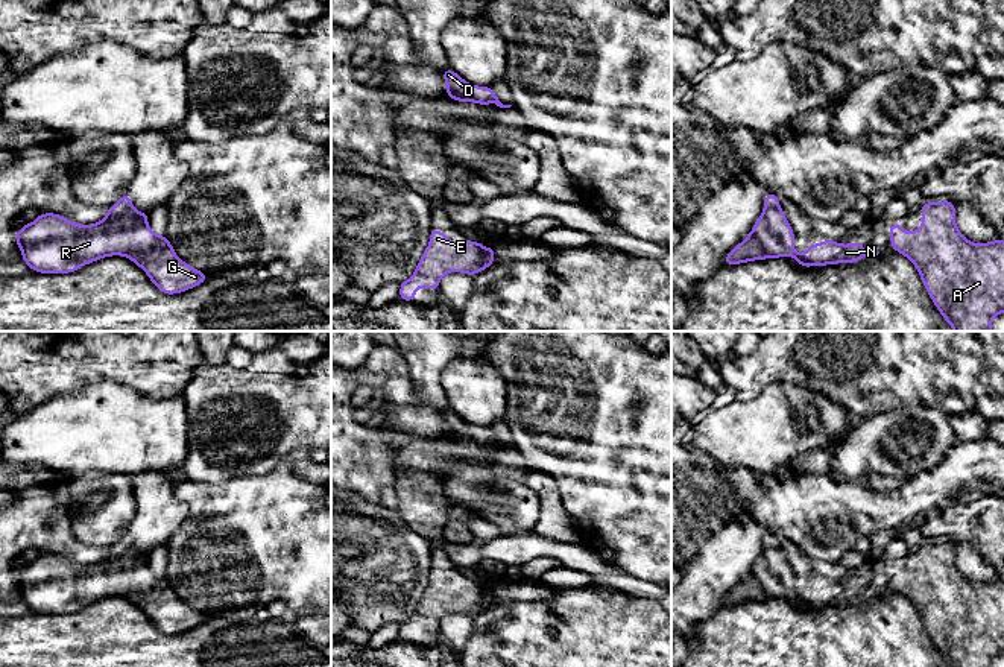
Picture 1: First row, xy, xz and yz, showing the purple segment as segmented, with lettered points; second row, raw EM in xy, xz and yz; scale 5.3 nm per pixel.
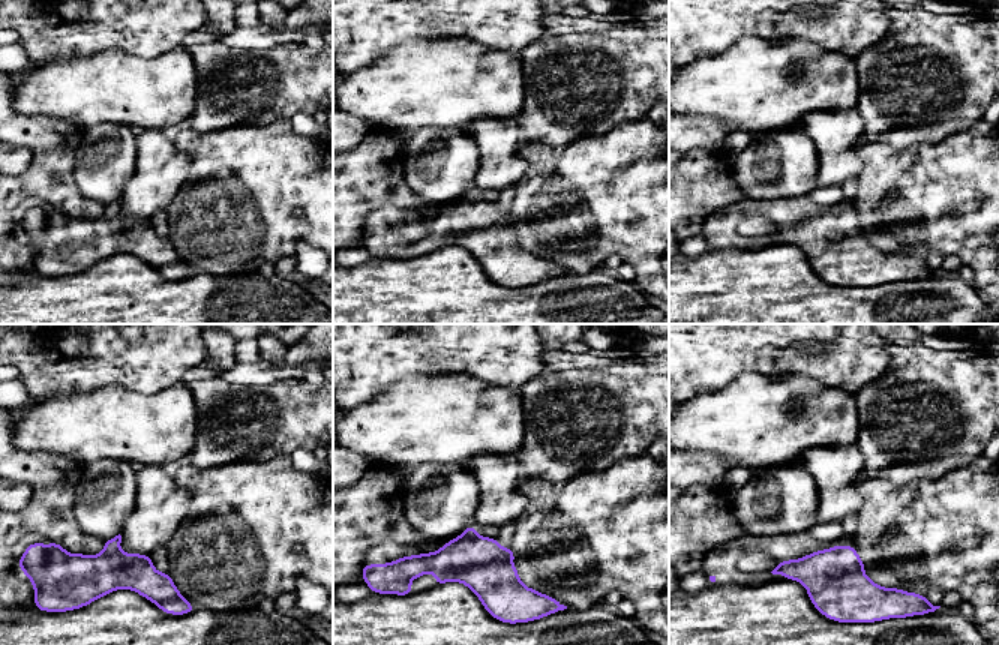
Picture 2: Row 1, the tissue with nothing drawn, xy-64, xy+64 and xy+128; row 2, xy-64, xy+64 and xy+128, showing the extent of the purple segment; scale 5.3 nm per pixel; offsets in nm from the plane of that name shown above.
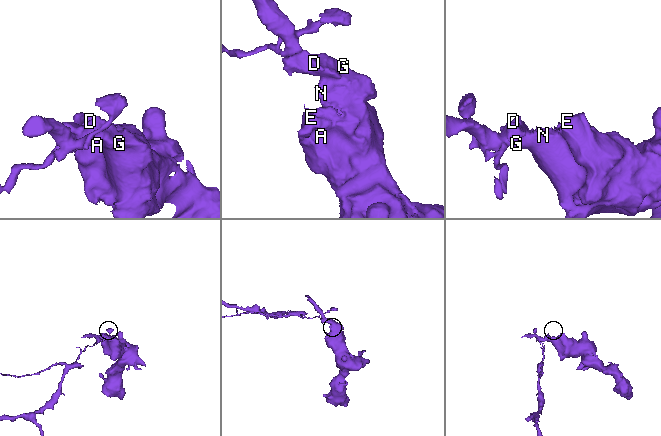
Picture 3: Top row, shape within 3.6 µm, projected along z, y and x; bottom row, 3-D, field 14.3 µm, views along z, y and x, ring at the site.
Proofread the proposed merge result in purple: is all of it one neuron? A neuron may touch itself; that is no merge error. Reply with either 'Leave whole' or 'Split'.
Split

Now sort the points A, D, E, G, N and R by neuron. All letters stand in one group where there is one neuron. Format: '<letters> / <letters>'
A E G N R / D

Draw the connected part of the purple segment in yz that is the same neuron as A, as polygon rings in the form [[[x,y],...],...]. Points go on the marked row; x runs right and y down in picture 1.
[[[952,201],[923,202],[920,208],[922,226],[917,231],[907,232],[892,222],[892,249],[916,266],[931,301],[954,331],[993,331],[992,319],[1004,313],[1004,240],[969,242],[955,225]]]

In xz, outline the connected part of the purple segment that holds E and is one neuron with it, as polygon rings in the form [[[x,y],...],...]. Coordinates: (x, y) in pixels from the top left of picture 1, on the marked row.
[[[430,229],[425,248],[413,275],[399,284],[399,299],[412,302],[419,286],[436,290],[440,278],[450,272],[477,275],[495,263],[497,248],[485,248],[477,242],[450,242],[447,234]]]

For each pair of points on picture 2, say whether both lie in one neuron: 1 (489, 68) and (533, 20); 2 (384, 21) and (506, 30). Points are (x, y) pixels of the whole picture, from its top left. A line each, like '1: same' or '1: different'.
1: different
2: same

